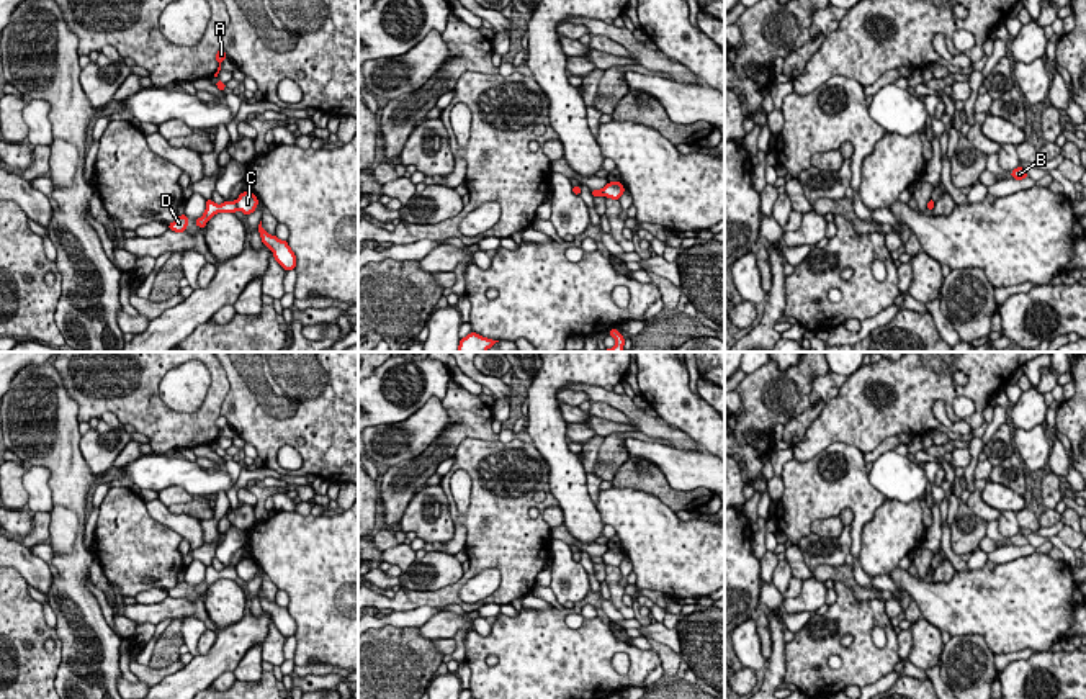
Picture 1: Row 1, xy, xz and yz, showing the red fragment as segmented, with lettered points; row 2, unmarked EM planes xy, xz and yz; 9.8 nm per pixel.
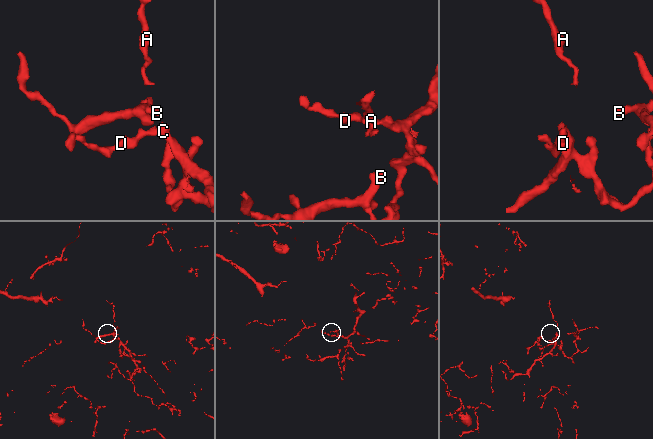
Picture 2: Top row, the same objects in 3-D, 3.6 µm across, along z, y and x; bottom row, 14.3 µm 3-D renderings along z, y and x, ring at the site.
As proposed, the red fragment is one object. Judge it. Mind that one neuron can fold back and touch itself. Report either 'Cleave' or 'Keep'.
Cleave

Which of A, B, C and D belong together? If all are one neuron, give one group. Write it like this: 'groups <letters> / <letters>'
groups A B D / C

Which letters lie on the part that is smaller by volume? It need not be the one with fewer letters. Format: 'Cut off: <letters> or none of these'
Cut off: C

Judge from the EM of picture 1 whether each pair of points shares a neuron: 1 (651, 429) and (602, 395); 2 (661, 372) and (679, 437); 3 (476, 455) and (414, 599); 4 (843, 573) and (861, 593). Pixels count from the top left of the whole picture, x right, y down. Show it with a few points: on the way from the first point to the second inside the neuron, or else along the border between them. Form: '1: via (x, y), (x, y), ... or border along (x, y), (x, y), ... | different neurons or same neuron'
1: via (640, 418), (623, 403), (614, 400) | same neuron
2: border along (658, 414), (684, 431), (704, 449) | different neurons
3: via (483, 498), (483, 555), (457, 586) | same neuron
4: via (848, 578), (856, 588) | same neuron

